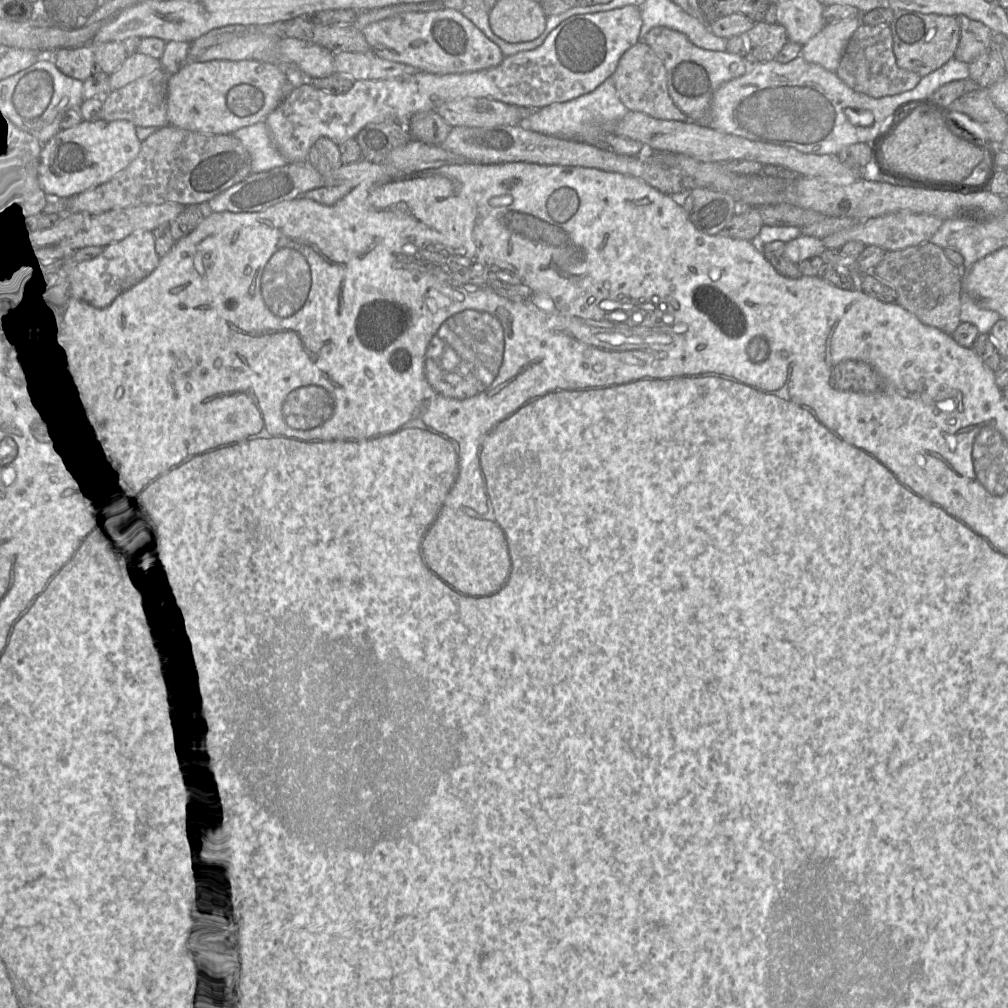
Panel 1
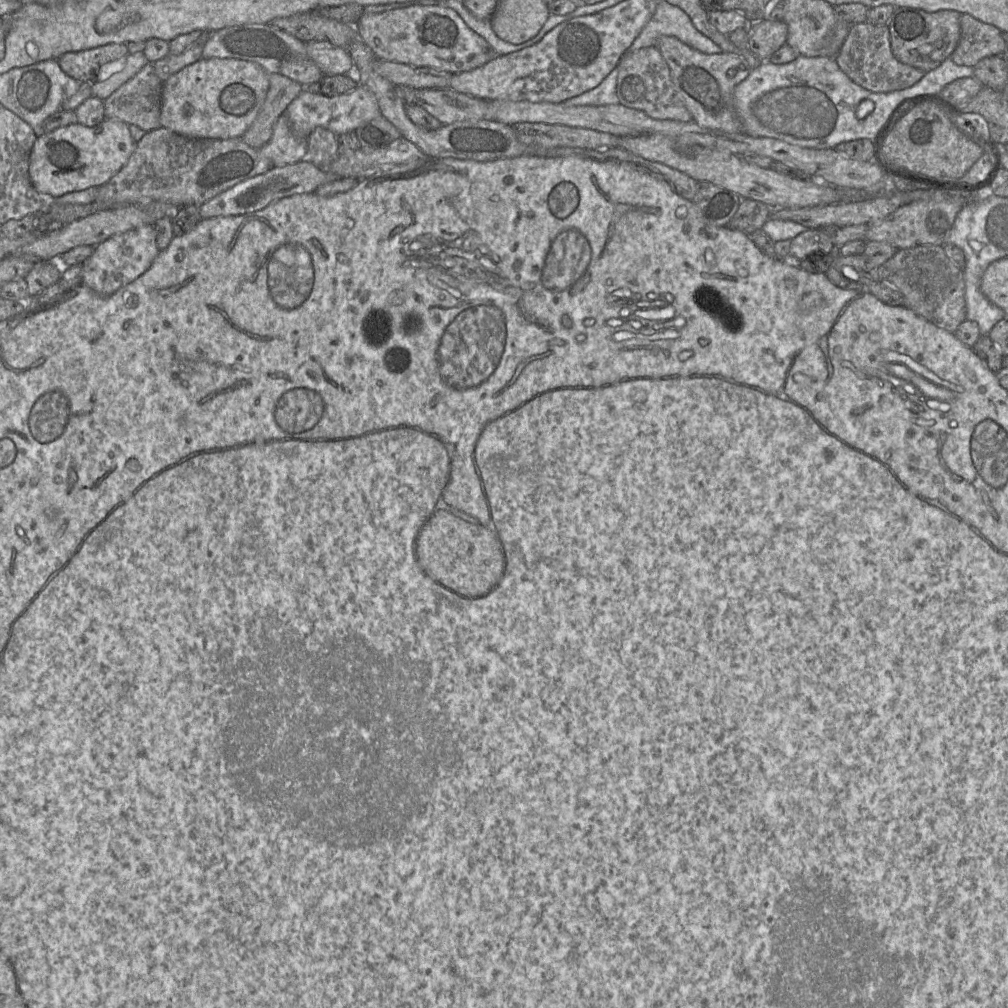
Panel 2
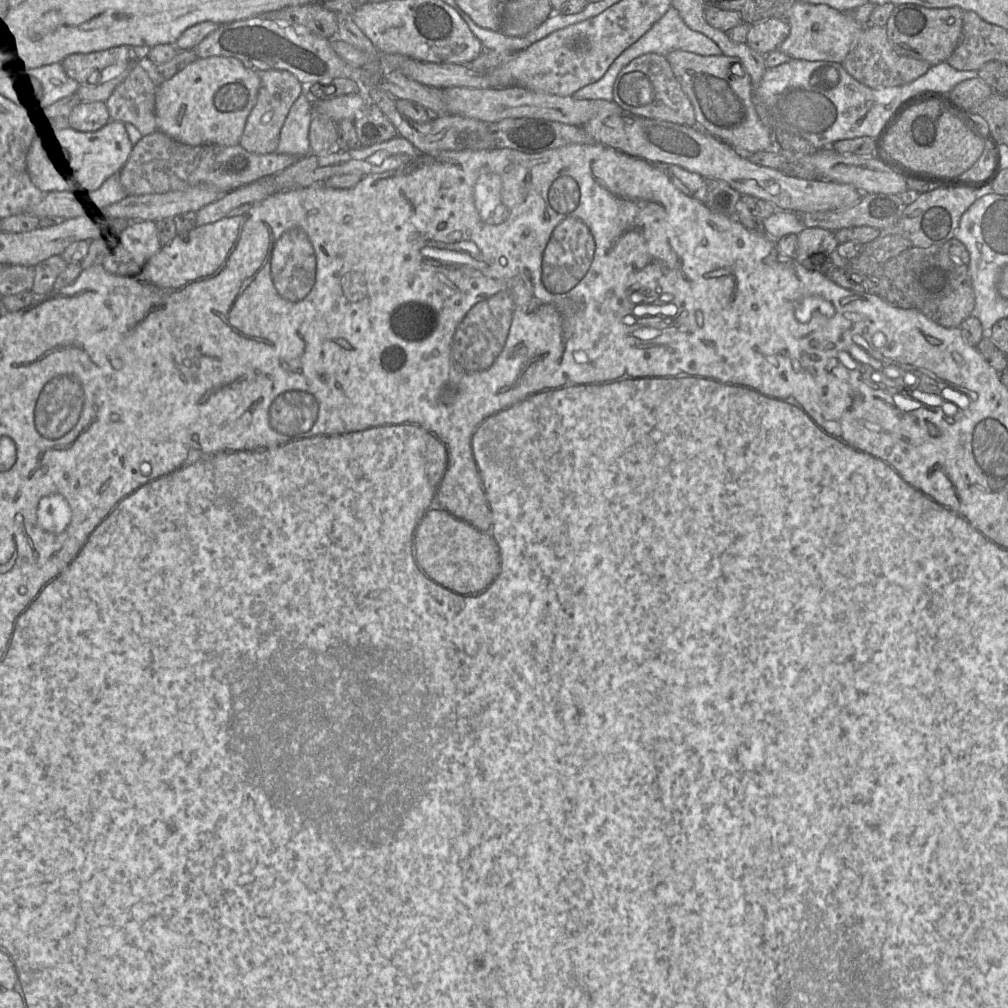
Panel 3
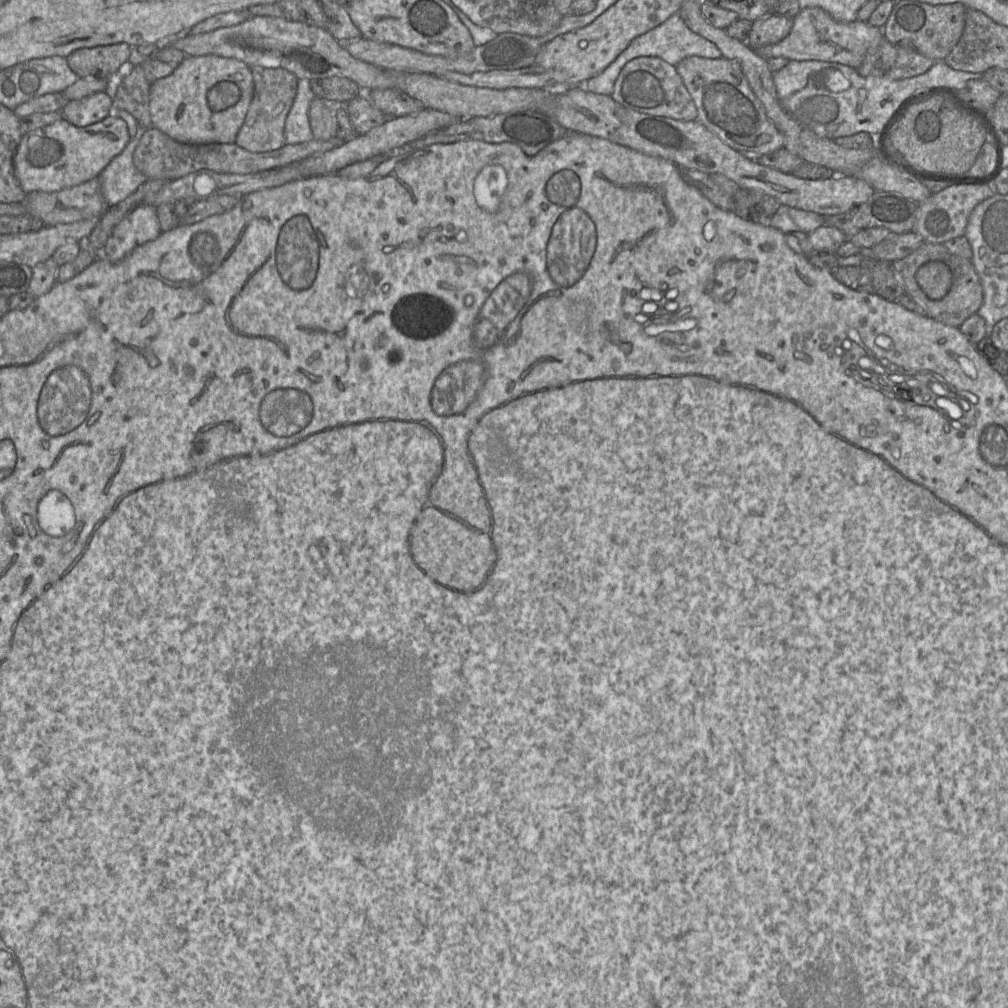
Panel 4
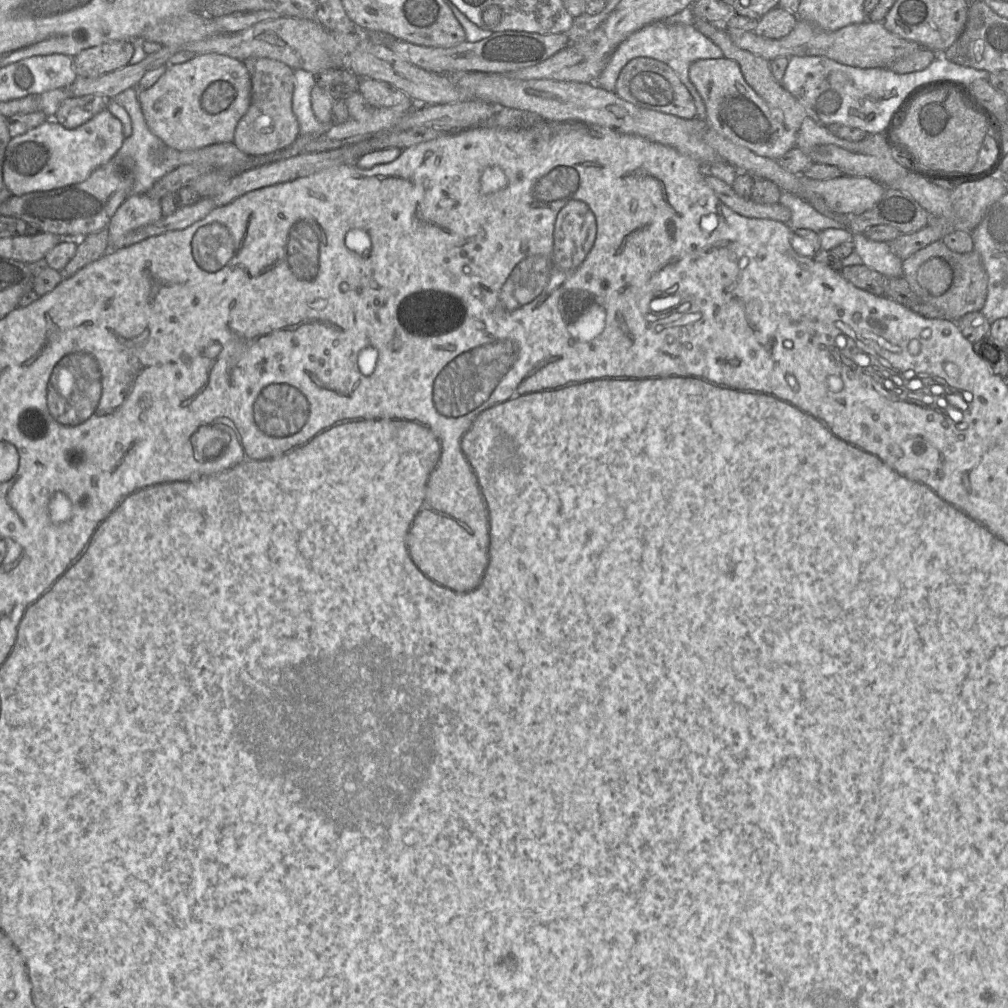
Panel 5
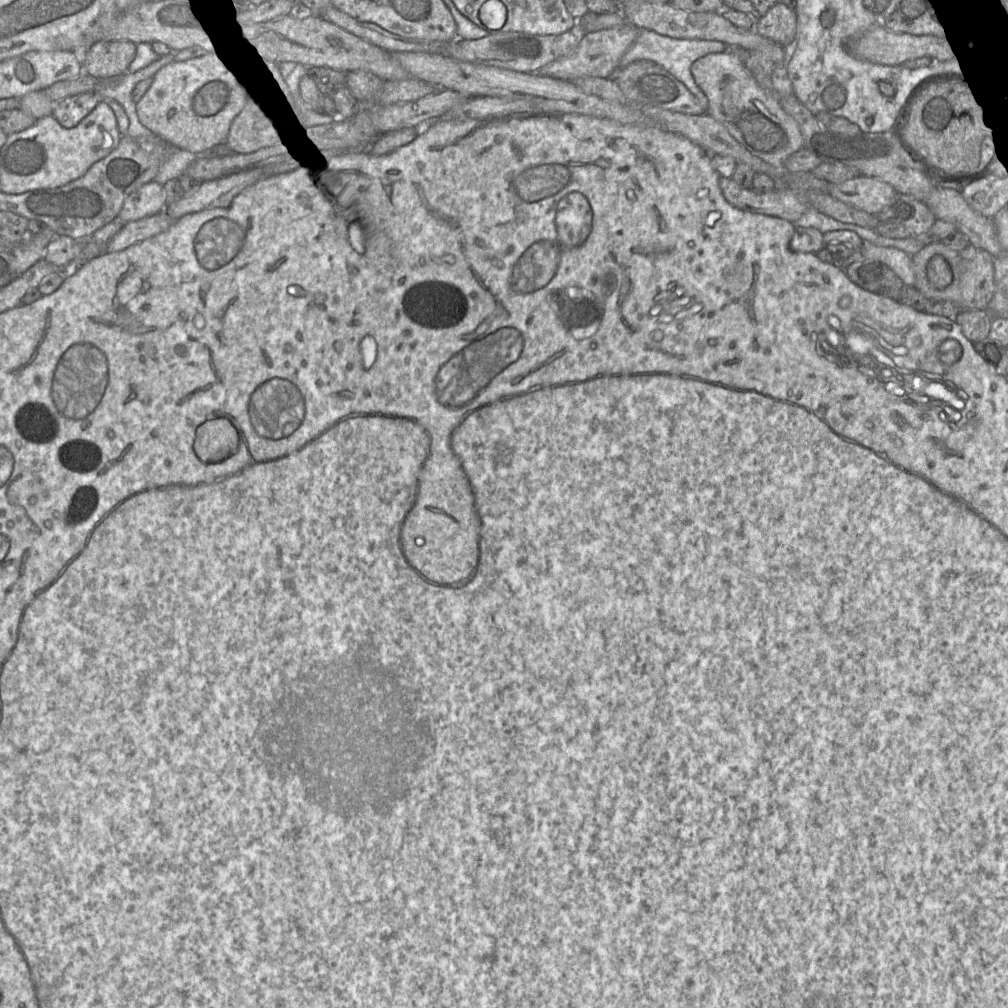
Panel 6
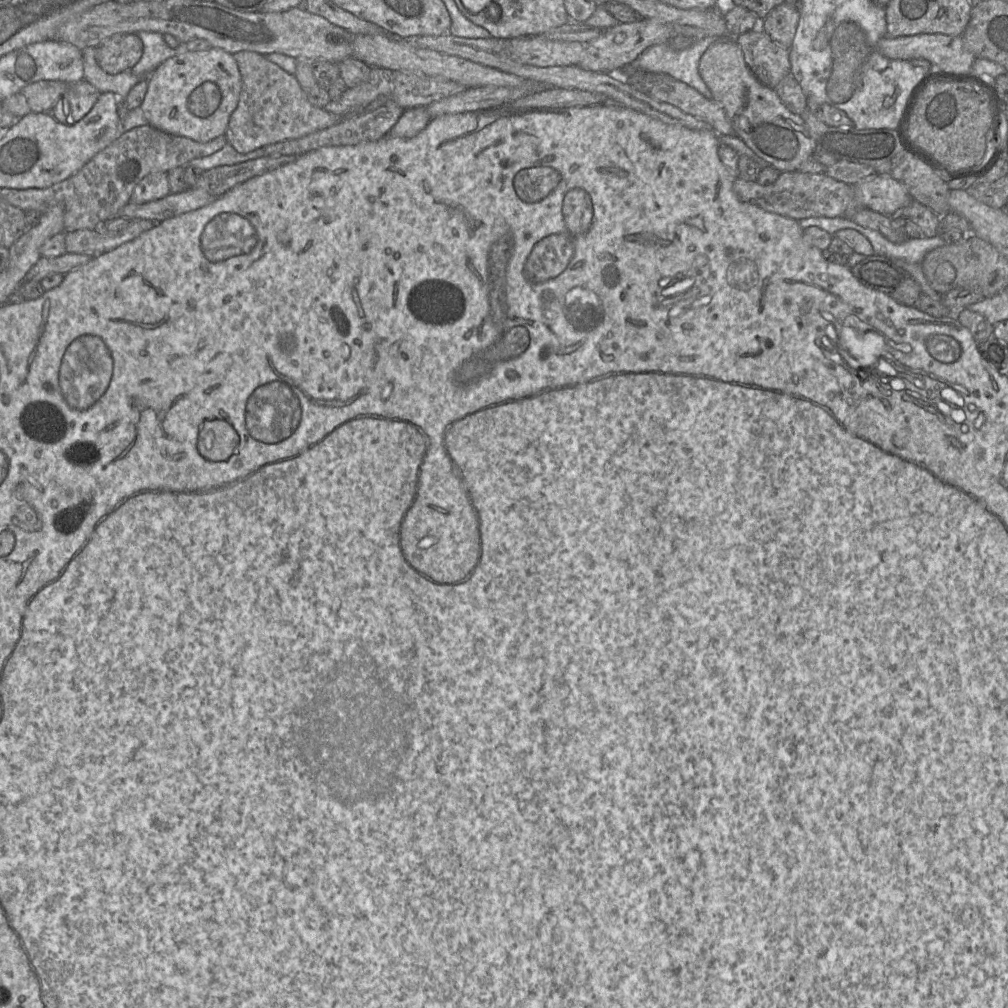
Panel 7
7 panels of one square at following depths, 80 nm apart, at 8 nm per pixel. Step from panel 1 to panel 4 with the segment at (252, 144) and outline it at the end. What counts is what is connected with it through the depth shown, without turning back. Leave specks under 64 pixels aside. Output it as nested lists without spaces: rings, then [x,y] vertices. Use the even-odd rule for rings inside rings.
[[[299,79],[296,96],[285,121],[285,144],[299,144],[313,139],[308,112],[314,98],[310,80]]]

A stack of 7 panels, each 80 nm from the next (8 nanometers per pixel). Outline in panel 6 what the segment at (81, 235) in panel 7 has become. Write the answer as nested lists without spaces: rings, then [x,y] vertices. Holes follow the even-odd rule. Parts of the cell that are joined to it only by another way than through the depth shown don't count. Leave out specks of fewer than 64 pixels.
[[[164,211],[125,224],[121,230],[111,239],[107,252],[115,252],[152,238],[166,231],[176,220],[171,219]]]

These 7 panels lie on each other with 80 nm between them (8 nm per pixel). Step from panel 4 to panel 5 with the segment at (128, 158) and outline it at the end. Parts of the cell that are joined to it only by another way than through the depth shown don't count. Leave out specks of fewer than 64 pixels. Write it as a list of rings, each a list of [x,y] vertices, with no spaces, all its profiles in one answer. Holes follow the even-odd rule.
[[[131,87],[119,93],[113,99],[126,110],[132,125],[131,136],[124,139],[121,148],[115,155],[116,157],[128,157],[133,161],[131,194],[146,193],[160,178],[175,169],[168,160],[163,158],[164,147],[167,147],[167,145],[150,131],[137,96],[138,89]]]

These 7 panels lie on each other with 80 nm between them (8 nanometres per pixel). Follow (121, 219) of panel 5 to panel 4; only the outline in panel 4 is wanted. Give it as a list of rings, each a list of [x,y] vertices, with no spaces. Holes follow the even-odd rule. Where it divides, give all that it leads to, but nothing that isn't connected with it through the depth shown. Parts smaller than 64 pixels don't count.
[[[138,205],[114,227],[101,256],[113,263],[120,262],[133,249],[155,240],[160,234],[156,208]]]

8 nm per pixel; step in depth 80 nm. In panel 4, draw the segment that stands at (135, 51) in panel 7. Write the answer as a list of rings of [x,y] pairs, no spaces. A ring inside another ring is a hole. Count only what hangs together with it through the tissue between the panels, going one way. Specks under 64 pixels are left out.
[[[126,43],[82,48],[74,51],[66,57],[70,69],[78,78],[109,77],[123,68],[130,57],[131,47]]]

